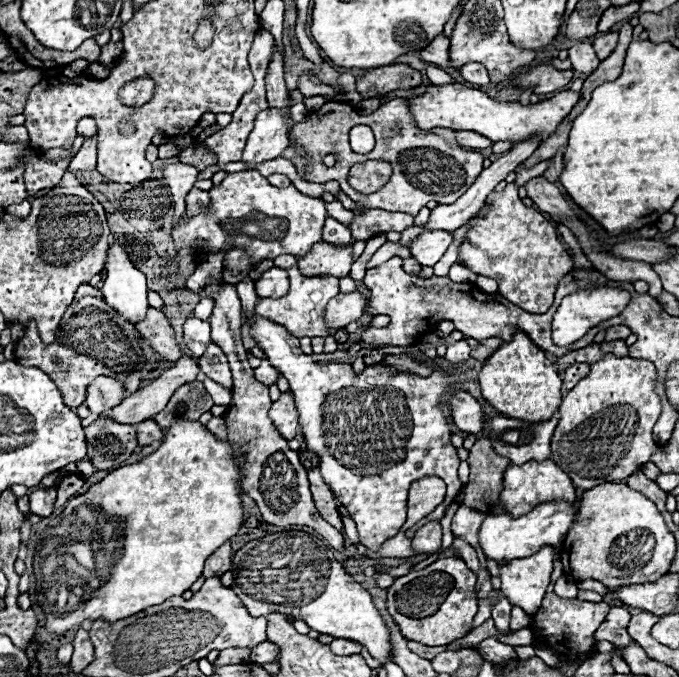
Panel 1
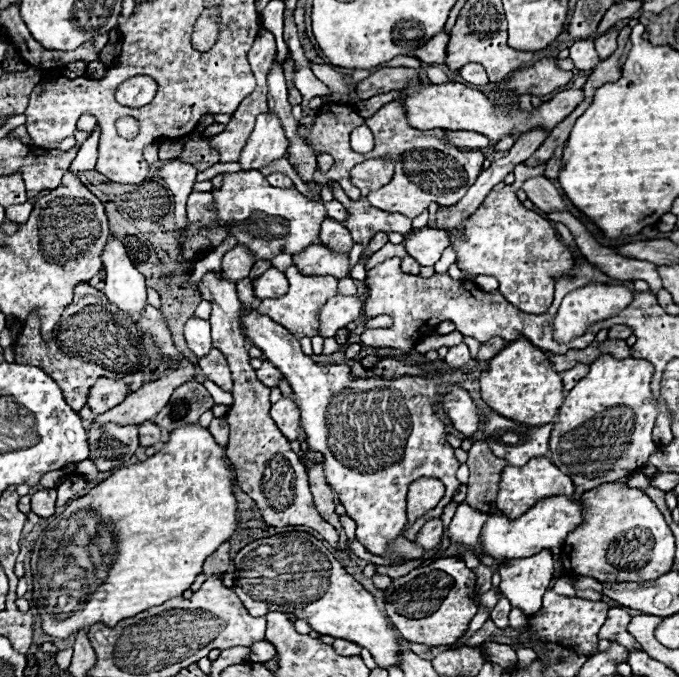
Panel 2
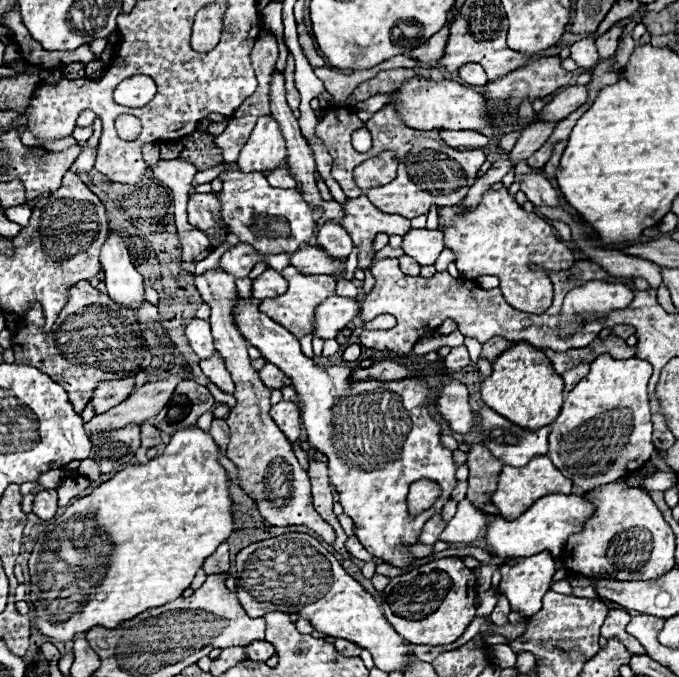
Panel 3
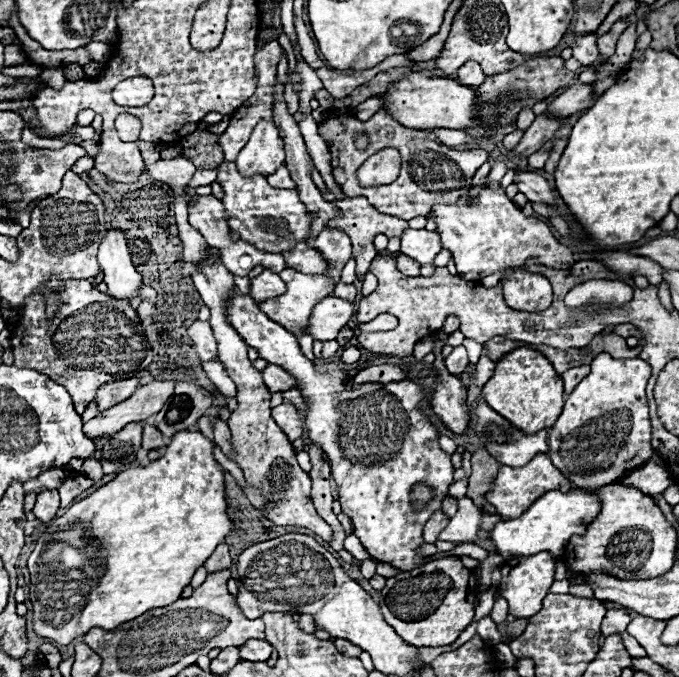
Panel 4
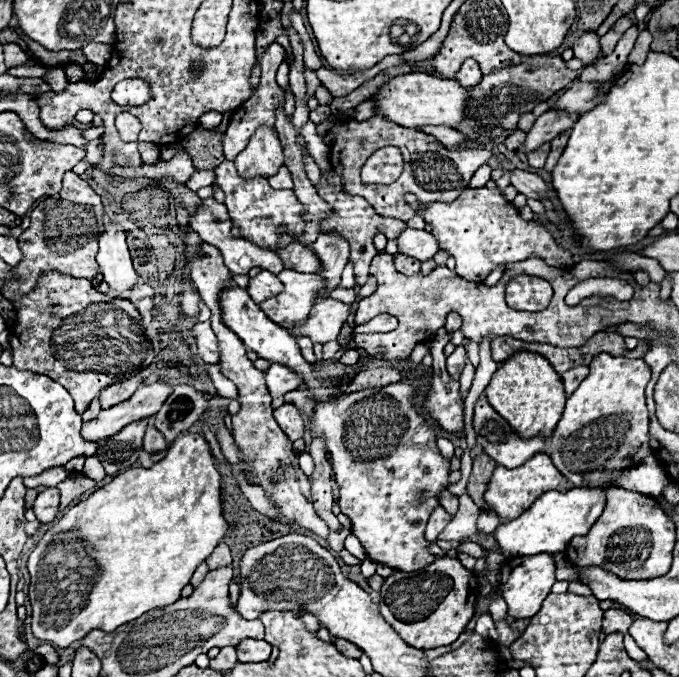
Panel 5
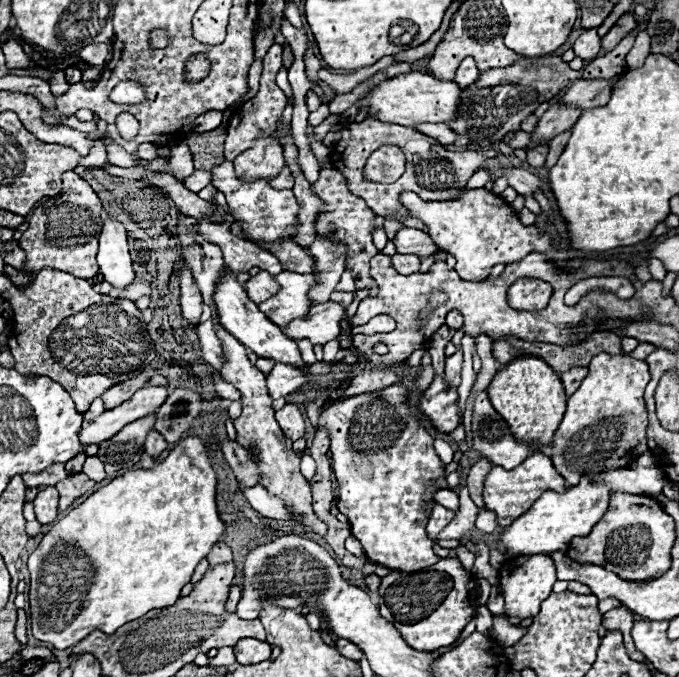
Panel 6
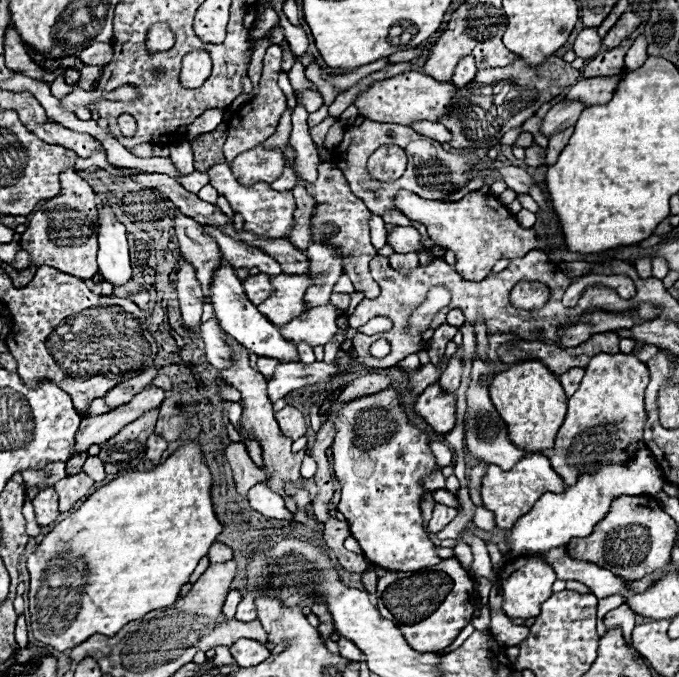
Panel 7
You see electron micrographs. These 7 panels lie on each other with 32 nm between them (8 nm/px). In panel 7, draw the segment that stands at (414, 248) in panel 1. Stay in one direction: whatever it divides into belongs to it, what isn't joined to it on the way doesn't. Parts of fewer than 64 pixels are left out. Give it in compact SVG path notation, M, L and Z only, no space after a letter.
M394 226L388 234L386 234L386 244L390 244L394 248L394 252L432 252L428 248L420 246L420 234L416 228L412 226Z

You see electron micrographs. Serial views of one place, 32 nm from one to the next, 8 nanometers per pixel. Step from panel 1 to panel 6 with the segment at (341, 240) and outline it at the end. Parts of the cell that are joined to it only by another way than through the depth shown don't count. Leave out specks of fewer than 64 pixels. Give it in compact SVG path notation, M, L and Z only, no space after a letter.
M320 238L312 246L308 246L308 250L310 254L314 254L316 282L320 286L320 288L314 288L314 292L310 292L310 302L314 306L330 300L330 294L344 272L346 246L336 244L330 238Z

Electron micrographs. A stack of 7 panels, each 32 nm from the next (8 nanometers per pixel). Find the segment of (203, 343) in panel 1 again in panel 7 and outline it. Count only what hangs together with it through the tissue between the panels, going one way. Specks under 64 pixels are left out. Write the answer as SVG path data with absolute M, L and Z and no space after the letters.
M210 318L208 322L202 324L200 328L202 334L202 342L204 342L204 354L208 358L208 362L218 368L224 370L230 364L230 346L226 346L226 338L224 332L220 328L220 322L216 318Z

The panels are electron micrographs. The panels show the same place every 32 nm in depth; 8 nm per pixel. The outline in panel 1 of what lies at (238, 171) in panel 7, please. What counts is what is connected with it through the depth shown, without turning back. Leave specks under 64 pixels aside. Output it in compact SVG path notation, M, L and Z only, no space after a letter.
M268 108L256 116L256 126L248 136L242 162L248 166L258 166L280 158L288 144L290 140L286 136L286 120L282 118L282 110Z

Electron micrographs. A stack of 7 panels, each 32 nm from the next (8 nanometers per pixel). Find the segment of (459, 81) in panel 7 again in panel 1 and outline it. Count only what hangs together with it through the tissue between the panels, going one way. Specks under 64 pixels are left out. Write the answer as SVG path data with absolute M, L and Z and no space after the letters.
M468 62L468 64L464 64L464 66L460 68L460 74L462 74L464 80L468 80L468 82L472 82L472 84L478 84L478 86L484 86L484 84L490 82L486 68L484 68L482 64L478 64L478 62Z

